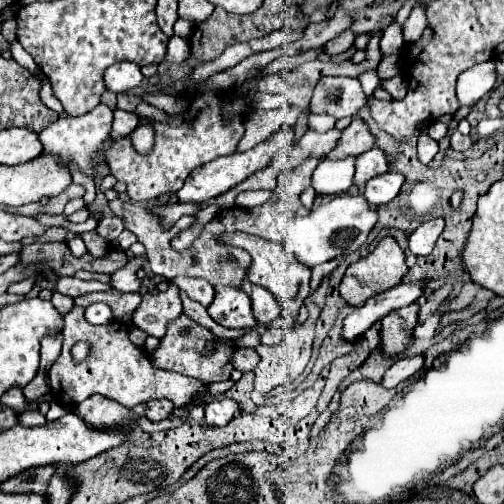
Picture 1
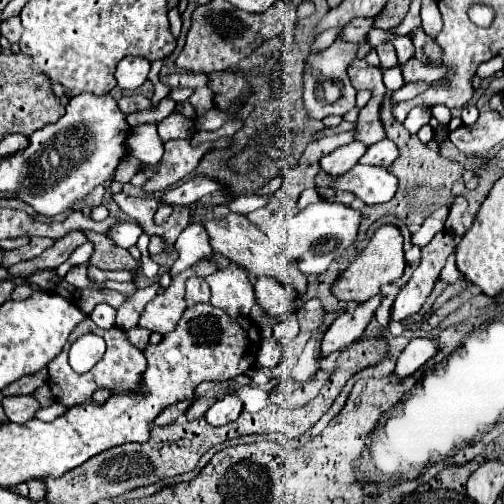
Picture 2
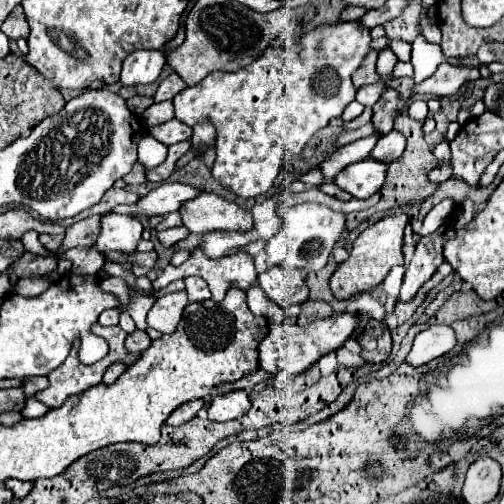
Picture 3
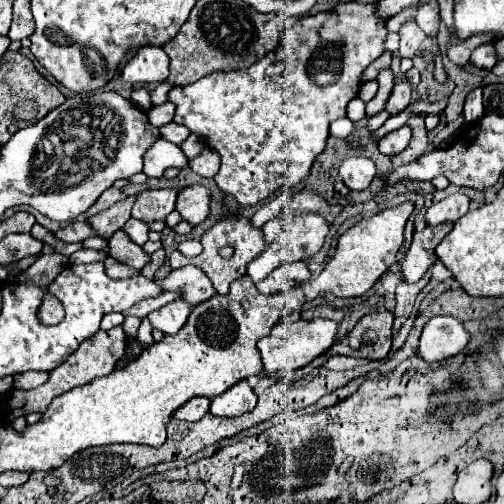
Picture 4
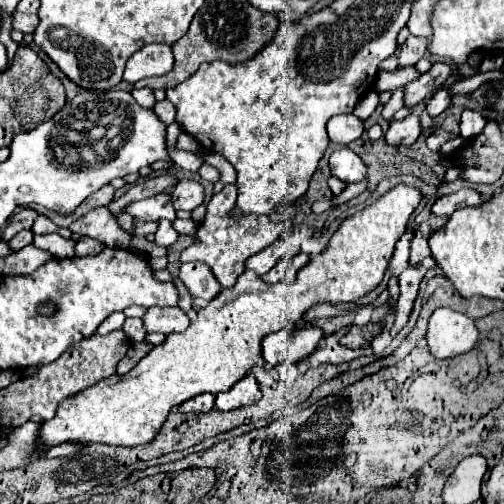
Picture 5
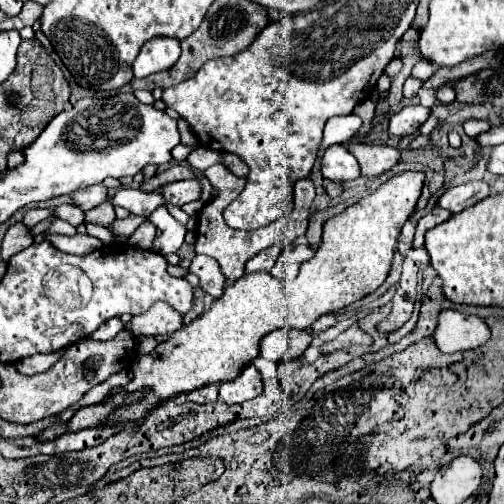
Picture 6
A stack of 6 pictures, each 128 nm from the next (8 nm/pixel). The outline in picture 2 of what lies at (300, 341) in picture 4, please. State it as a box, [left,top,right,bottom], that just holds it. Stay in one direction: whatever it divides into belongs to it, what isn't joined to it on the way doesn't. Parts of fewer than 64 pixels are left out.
[258,294,384,368]

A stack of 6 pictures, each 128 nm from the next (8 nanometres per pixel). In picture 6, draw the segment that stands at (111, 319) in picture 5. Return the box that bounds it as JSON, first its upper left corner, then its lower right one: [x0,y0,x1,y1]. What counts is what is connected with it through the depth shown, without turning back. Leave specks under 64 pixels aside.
[92,318,124,340]

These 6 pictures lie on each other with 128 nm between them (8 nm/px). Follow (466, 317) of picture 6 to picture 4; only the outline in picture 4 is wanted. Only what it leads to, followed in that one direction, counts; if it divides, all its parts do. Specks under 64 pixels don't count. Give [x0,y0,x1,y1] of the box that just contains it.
[416,316,470,362]

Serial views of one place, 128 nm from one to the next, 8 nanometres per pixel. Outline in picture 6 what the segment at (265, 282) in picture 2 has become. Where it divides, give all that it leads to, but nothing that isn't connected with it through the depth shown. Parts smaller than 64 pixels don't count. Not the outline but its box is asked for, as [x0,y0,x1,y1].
[270,246,314,280]

